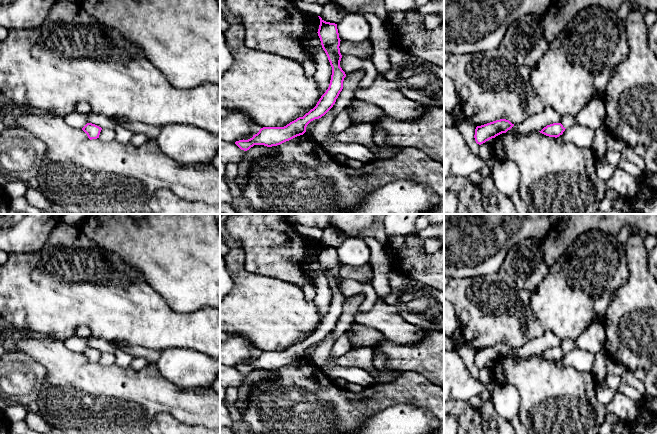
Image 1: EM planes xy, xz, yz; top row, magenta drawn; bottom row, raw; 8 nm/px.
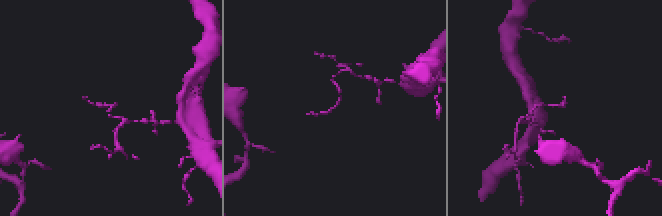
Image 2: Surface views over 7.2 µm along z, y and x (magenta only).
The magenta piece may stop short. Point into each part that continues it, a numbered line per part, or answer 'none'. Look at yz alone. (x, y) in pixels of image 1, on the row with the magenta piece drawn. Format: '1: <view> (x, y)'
none

